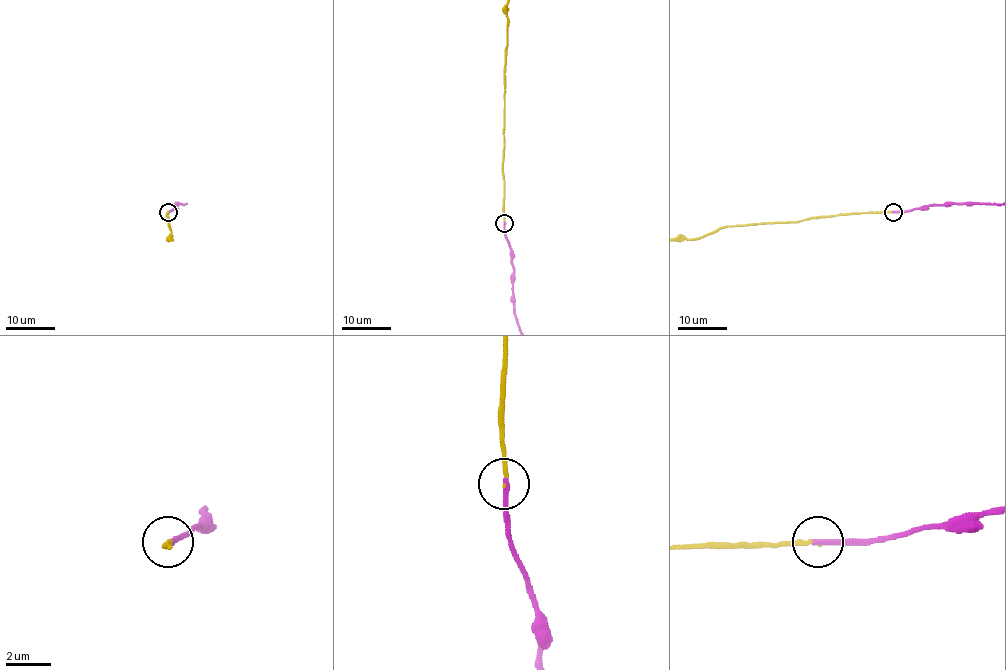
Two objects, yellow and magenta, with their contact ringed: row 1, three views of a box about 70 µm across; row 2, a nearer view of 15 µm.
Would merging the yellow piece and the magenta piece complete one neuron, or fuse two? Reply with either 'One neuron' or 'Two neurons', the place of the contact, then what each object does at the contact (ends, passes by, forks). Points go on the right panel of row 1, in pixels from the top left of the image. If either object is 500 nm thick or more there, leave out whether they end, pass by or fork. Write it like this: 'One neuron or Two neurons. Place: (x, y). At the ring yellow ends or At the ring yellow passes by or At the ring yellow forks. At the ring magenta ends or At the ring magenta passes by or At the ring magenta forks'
One neuron. Place: (893, 212). At the ring yellow ends. At the ring magenta ends

